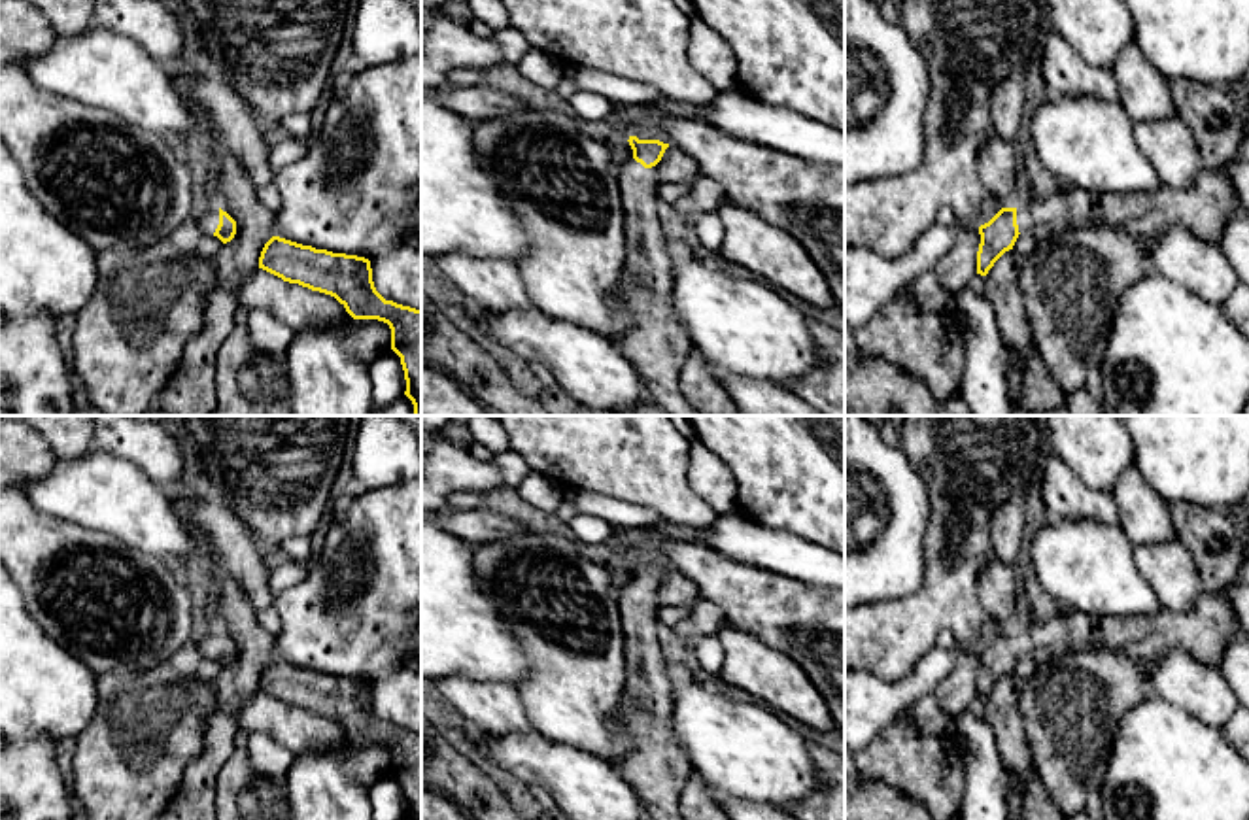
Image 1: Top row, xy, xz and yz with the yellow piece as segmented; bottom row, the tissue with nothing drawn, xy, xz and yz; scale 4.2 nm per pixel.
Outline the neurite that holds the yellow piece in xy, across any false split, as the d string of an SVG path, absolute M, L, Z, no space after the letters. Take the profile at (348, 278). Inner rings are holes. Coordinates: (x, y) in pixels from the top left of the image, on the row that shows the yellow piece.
M272 236L261 251L259 268L334 297L353 319L387 323L391 350L404 370L404 395L414 404L414 416L421 416L421 310L385 300L374 287L368 259Z

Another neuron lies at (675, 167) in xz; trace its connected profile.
M669 144L661 161L650 170L659 185L669 185L690 181L699 172L699 166L692 157Z

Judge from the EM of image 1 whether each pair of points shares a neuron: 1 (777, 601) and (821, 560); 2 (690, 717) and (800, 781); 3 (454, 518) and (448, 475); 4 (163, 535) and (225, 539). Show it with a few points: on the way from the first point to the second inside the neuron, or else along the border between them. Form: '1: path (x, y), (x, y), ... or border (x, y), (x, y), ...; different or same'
1: border (756, 565), (824, 588); different
2: path (717, 734), (732, 747), (749, 751), (773, 766); same
3: border (446, 507), (441, 512); different
4: border (188, 522), (201, 543); different

